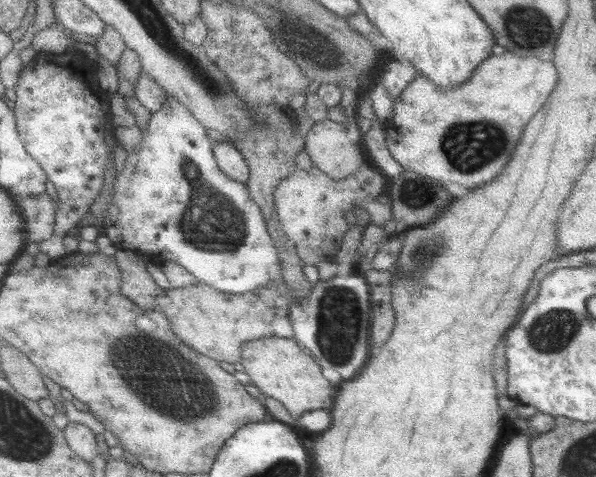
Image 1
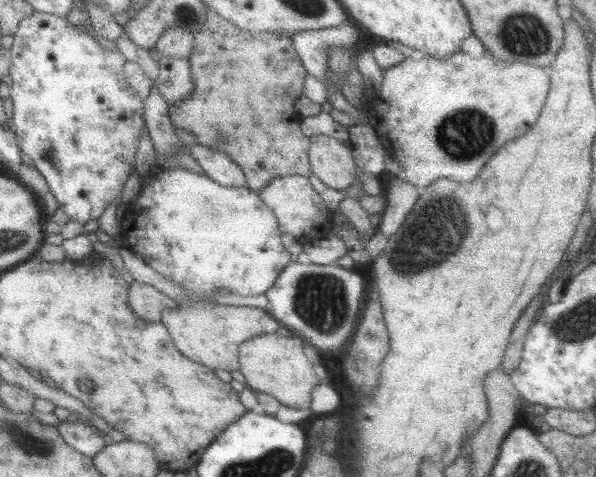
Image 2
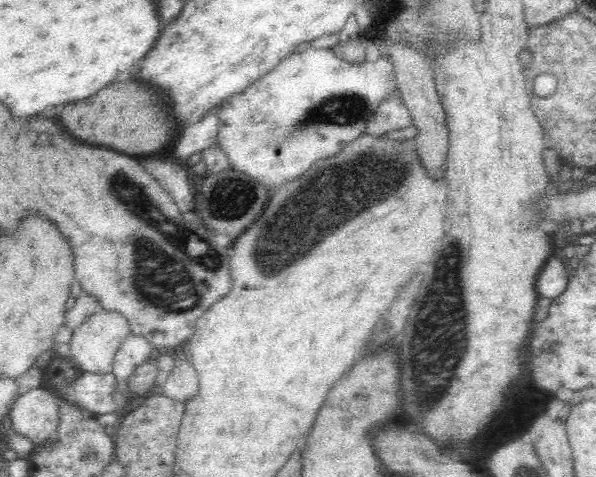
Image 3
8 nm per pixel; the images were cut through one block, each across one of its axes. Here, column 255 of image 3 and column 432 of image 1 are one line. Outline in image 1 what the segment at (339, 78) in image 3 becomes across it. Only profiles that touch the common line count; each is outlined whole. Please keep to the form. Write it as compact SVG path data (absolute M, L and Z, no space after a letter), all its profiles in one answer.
M513 52L501 56L491 56L471 74L465 84L451 90L443 90L428 80L427 76L418 73L415 78L395 98L394 116L385 125L385 145L391 156L402 167L402 171L415 172L441 183L443 187L456 182L463 188L475 188L490 183L497 174L505 169L511 158L513 148L521 138L523 126L529 118L543 106L547 96L553 91L557 82L557 70L551 62L539 58L517 58Z

